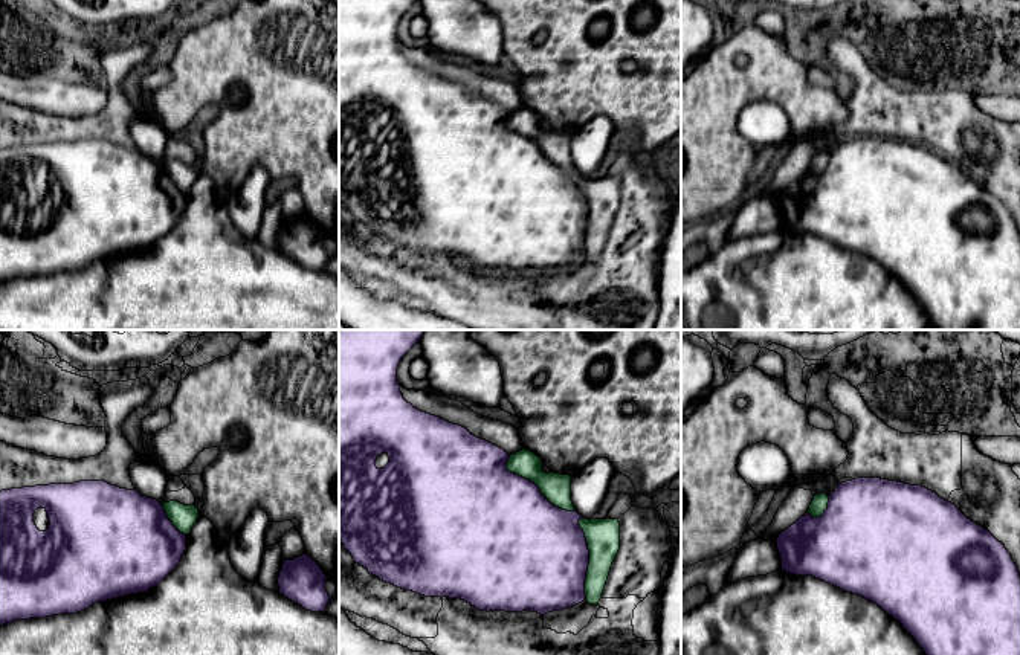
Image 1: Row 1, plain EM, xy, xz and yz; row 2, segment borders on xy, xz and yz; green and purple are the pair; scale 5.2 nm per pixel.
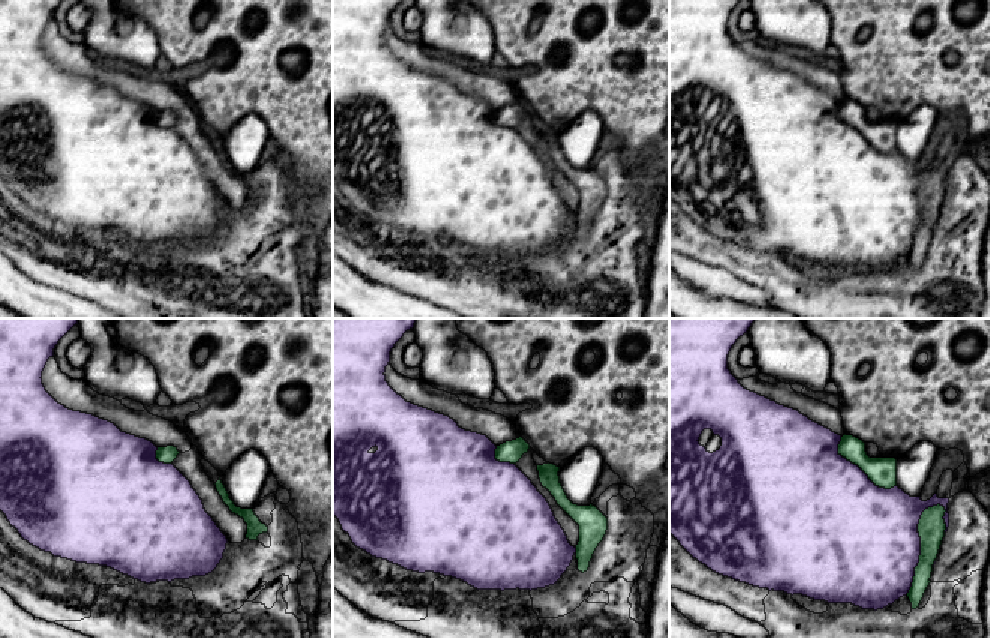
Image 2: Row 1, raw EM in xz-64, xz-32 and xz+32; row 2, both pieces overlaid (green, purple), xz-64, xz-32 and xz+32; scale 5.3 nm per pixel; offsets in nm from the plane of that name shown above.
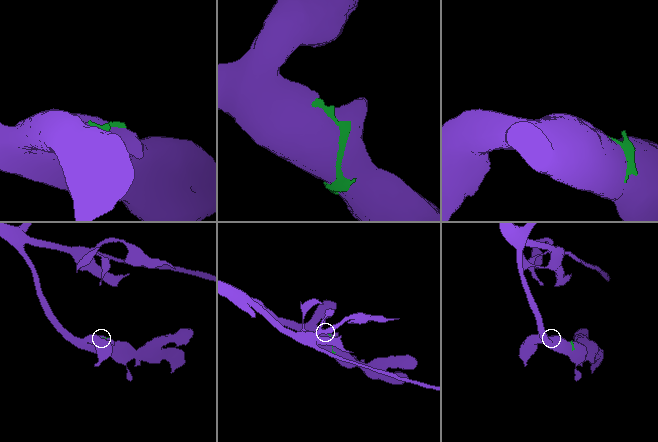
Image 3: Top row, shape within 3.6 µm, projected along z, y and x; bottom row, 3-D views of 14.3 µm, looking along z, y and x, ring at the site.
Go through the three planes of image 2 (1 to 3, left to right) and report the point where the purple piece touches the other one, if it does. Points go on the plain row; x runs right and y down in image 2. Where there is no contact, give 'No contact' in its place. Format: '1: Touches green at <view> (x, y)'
1: Touches green at xz-64 (158, 123)
2: Touches green at xz-32 (498, 123)
3: Touches green at xz+32 (921, 209)

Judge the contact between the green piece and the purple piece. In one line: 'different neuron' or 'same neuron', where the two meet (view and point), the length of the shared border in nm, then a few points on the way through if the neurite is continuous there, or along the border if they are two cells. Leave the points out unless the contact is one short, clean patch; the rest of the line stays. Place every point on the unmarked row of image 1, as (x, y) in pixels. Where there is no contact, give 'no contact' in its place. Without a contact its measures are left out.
different neuron; meets green in xz at (535, 141); contact 460 nm long

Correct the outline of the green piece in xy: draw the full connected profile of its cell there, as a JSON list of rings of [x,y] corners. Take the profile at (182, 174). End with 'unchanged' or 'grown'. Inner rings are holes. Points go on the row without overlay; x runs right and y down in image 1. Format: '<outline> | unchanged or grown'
[[[177,159],[163,160],[163,168],[173,183],[183,192],[188,192],[199,176],[195,163],[185,163]]] | unchanged

